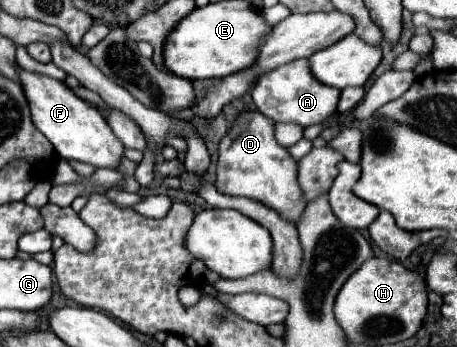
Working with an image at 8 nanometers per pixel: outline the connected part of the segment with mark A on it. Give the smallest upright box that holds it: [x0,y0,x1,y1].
[252,58,340,148]

